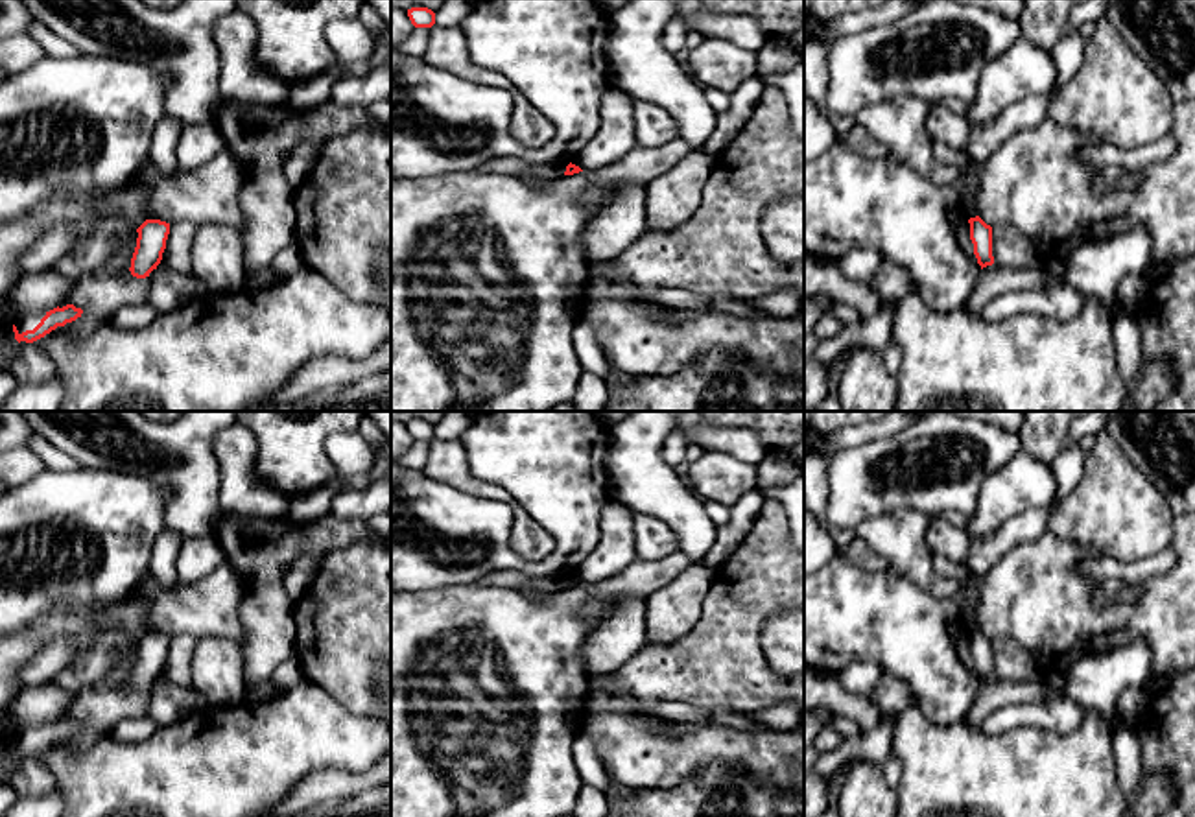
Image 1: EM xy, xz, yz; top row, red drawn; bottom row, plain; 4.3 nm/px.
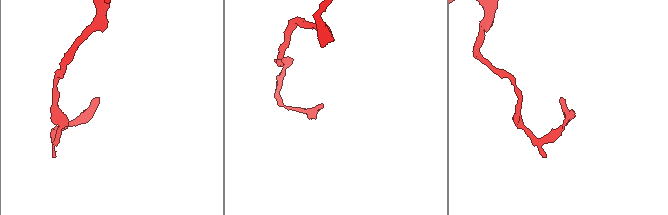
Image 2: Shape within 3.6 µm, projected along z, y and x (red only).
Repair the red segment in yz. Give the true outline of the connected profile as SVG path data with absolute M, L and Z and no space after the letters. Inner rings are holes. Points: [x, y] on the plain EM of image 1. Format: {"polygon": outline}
{"polygon": "M979 629L970 631L970 653L974 657L974 668L977 677L983 681L994 677L992 669L992 640L987 638Z"}

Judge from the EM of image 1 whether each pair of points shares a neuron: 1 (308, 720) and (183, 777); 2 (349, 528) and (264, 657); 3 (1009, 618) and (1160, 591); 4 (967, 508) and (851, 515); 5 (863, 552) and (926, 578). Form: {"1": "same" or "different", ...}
{"1": "same", "2": "same", "3": "same", "4": "same", "5": "different"}

